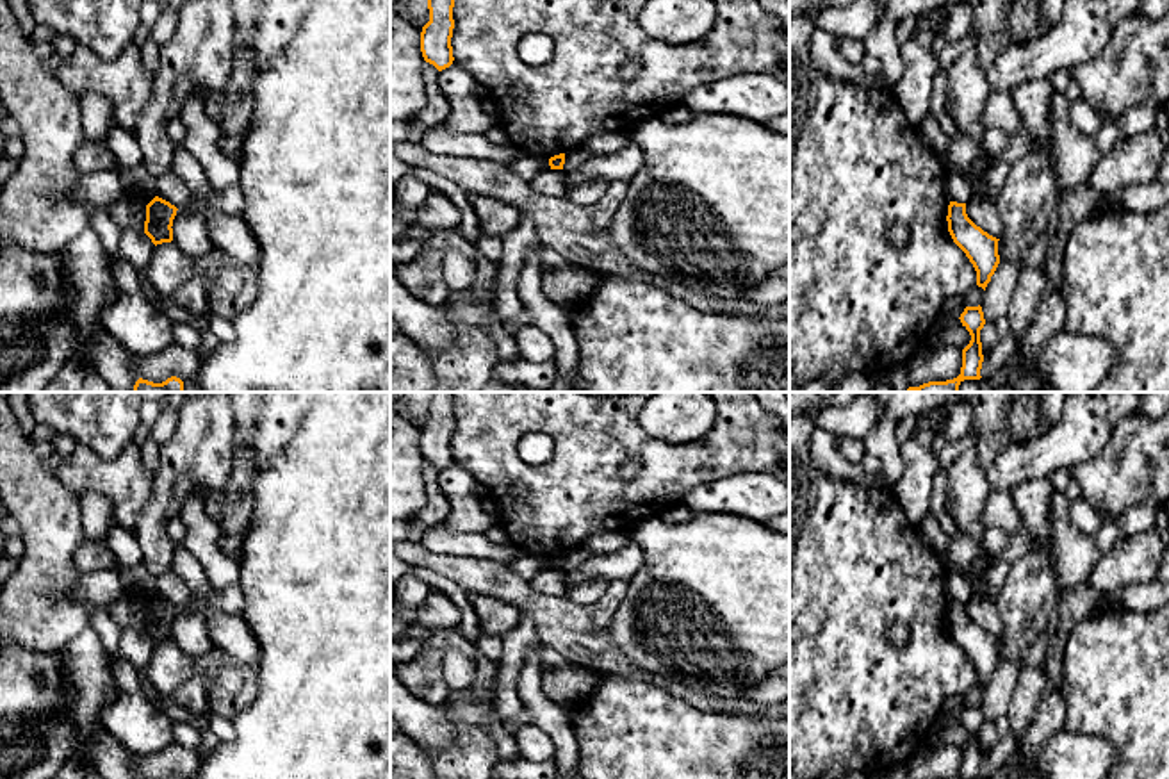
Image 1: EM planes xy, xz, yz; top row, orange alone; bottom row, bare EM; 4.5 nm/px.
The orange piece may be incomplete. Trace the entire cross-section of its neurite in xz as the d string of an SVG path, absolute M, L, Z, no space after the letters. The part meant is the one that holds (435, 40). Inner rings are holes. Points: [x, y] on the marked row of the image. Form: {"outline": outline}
{"outline": "M428 0L429 21L421 32L421 52L426 62L433 64L438 71L449 68L453 57L453 7L454 0Z"}

